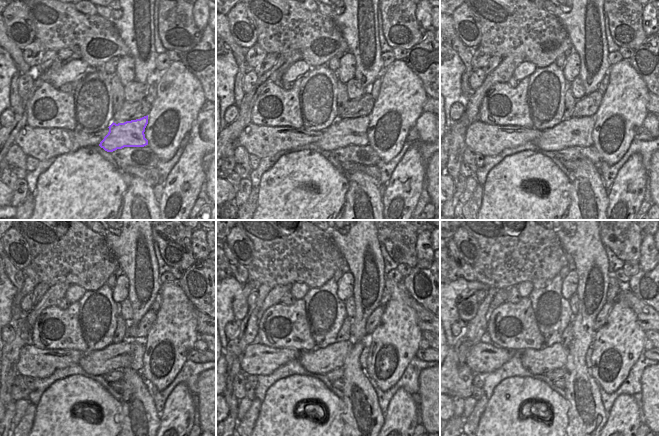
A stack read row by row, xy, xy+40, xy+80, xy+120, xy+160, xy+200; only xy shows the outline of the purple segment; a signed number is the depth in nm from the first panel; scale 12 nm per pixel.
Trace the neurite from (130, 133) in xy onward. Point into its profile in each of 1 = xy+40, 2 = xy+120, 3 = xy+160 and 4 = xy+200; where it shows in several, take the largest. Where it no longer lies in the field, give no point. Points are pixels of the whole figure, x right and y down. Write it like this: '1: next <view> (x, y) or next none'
1: next xy+40 (345, 132)
2: next xy+120 (127, 354)
3: next xy+160 (319, 361)
4: next xy+200 (536, 361)

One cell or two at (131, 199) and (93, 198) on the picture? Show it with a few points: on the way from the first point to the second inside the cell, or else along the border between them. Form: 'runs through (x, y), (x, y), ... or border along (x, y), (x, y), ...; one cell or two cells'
border along (128, 185), (121, 203); two cells

